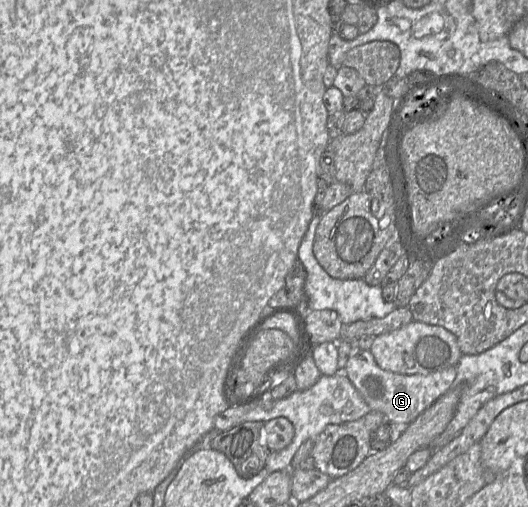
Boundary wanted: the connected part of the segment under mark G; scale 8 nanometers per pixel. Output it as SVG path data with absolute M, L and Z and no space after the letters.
M352 346L344 373L371 410L385 415L396 427L407 427L451 388L456 368L448 367L430 374L402 375L383 370L369 350Z

